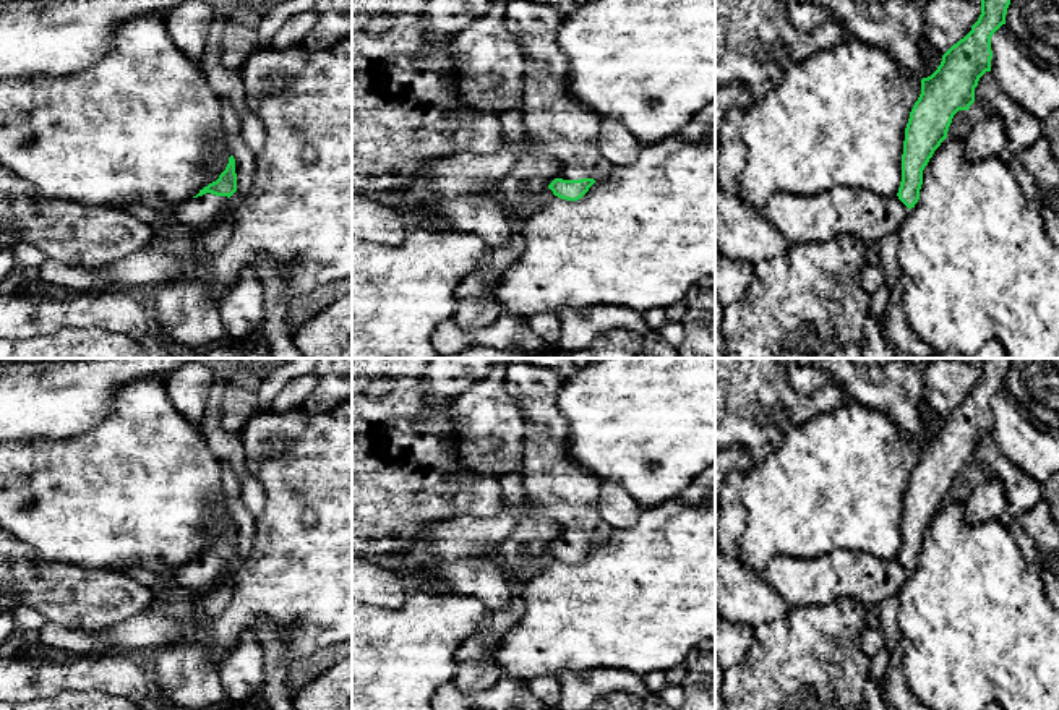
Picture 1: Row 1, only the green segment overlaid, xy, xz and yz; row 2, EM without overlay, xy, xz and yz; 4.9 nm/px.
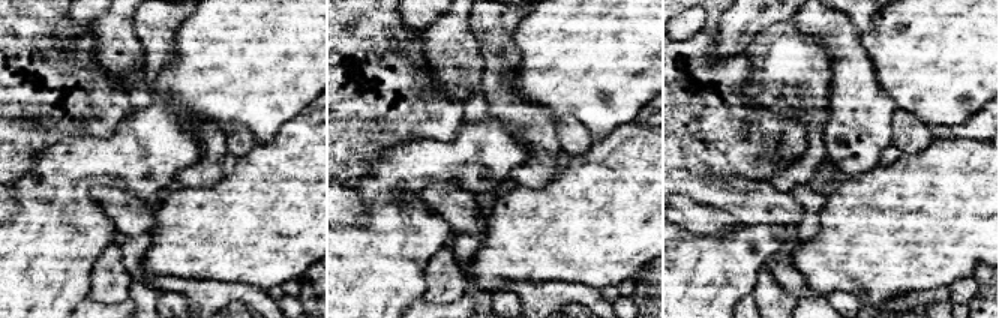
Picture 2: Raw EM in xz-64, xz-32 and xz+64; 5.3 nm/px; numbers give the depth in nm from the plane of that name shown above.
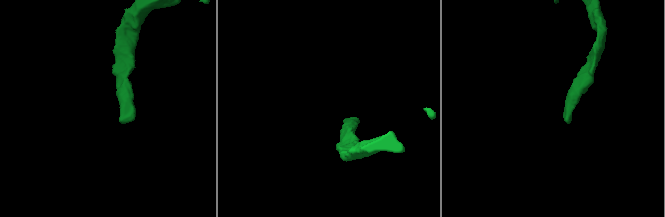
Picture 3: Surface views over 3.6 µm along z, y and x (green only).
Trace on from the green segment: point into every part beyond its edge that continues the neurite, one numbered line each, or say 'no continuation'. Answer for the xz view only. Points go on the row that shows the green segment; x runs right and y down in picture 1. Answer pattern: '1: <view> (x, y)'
1: xz (566, 130)

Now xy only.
1: xy (197, 214)

